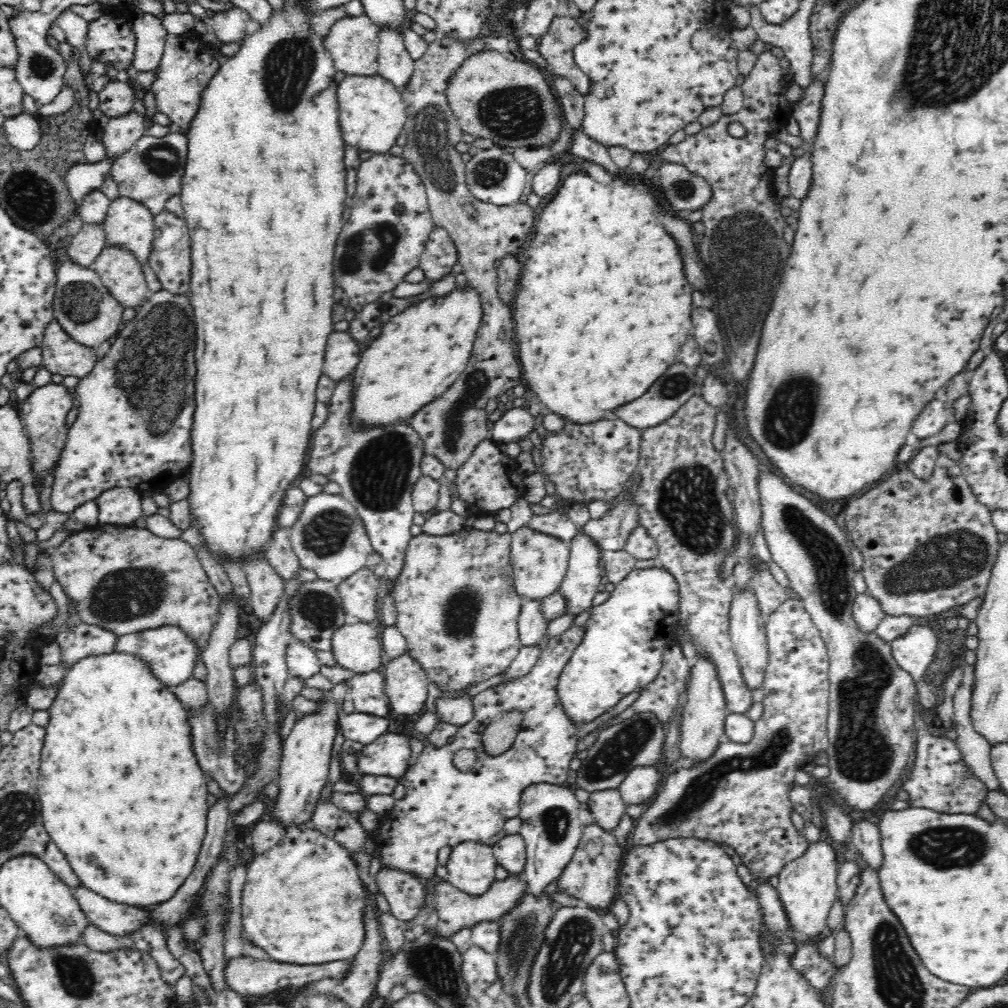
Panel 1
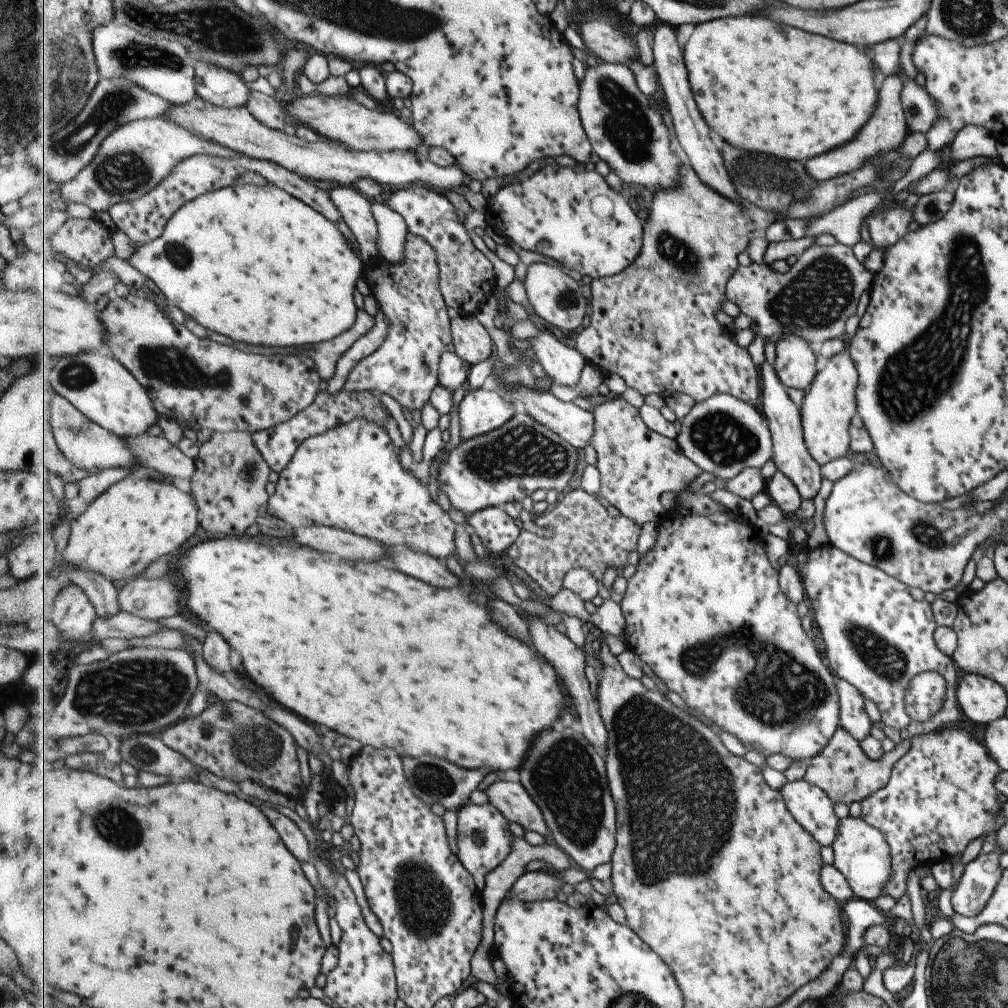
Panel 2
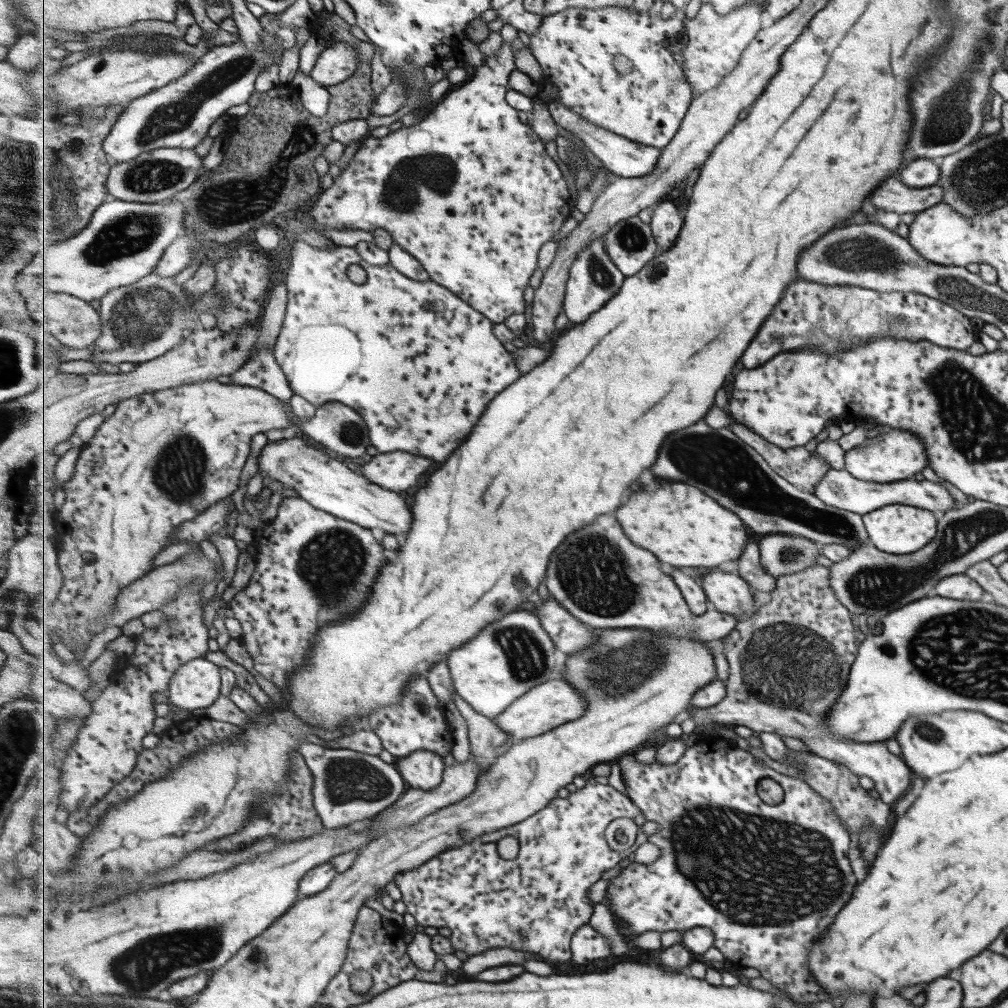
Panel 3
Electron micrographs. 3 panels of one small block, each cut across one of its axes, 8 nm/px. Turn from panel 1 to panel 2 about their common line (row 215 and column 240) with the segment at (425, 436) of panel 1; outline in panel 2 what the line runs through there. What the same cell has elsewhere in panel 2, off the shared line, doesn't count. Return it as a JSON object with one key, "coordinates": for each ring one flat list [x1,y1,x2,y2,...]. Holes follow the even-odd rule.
{"coordinates":[[214,432,208,441,199,445,197,461,197,472,190,480,190,488,202,512,202,528,225,537,245,535,245,530,263,516,268,506,267,483,272,471,252,433]]}

